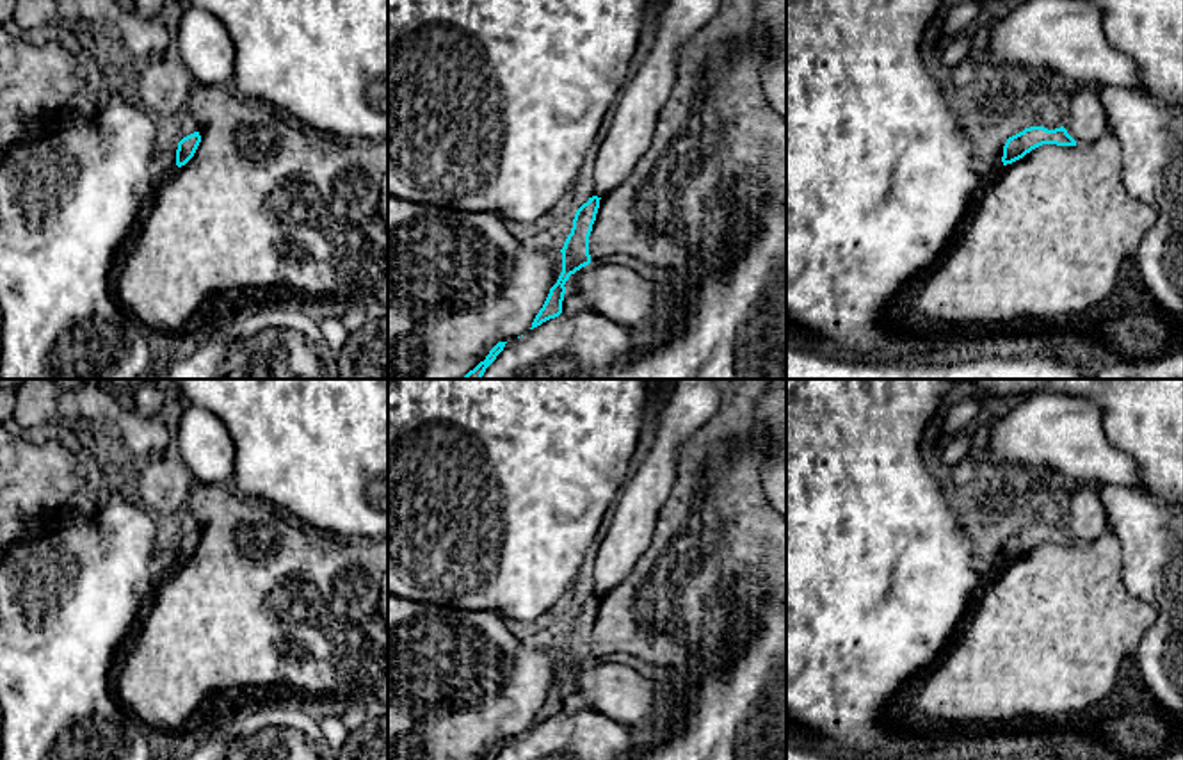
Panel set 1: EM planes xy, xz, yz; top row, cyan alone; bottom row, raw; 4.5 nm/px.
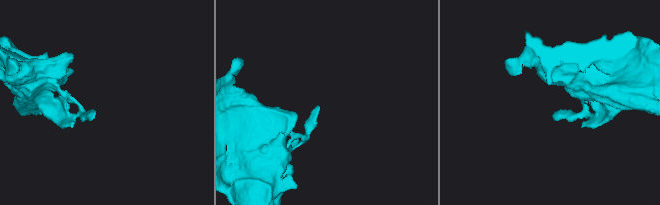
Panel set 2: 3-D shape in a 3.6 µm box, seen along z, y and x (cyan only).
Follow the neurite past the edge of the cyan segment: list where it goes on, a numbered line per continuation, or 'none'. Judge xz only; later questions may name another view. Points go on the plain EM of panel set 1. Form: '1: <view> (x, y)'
none

